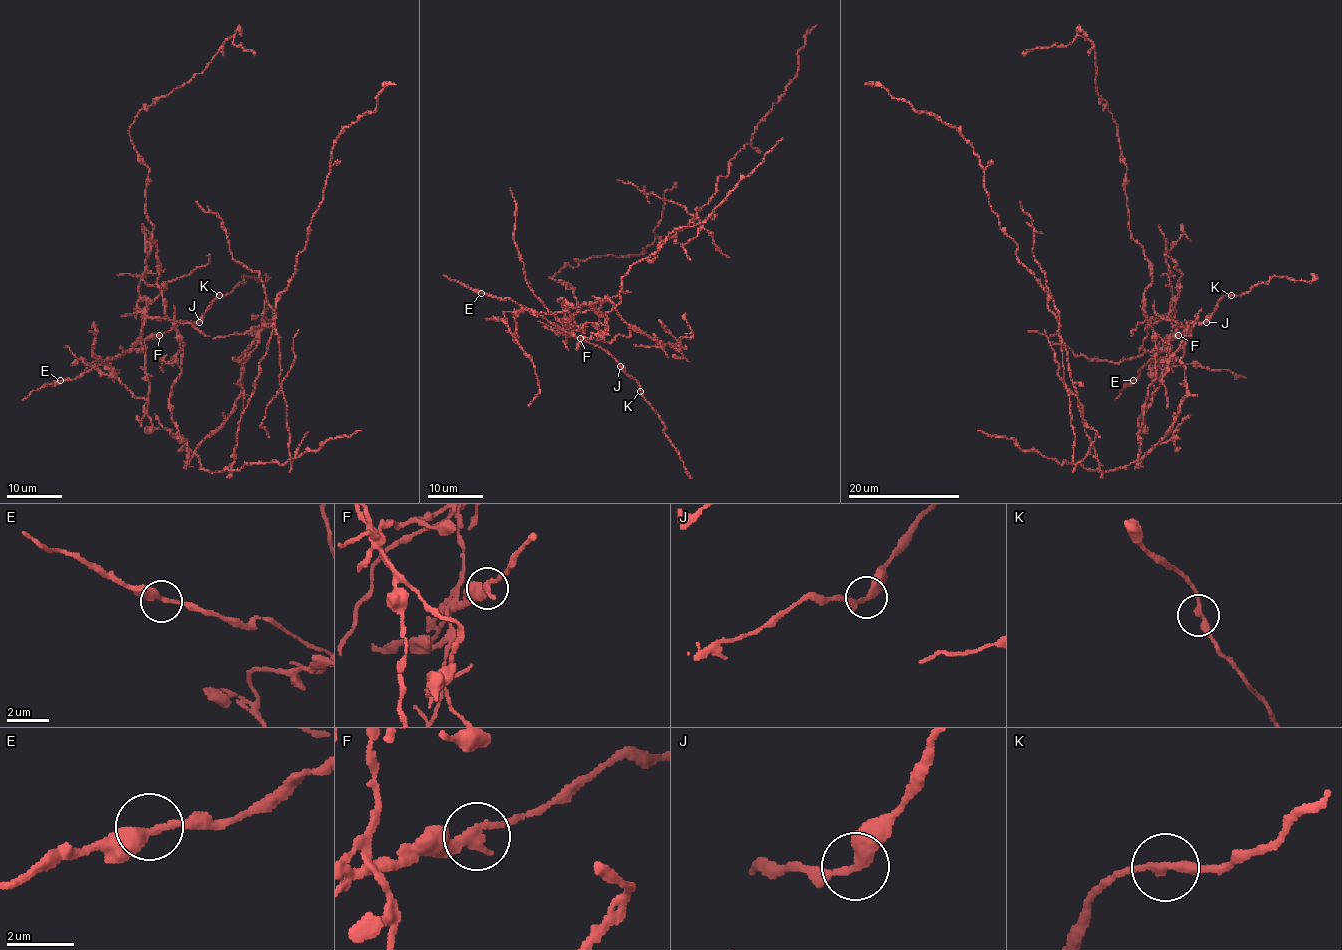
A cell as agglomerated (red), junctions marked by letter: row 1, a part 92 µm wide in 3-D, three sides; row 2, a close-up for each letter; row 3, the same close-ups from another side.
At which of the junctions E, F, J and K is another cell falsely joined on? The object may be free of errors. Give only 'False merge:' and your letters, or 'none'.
False merge: F

